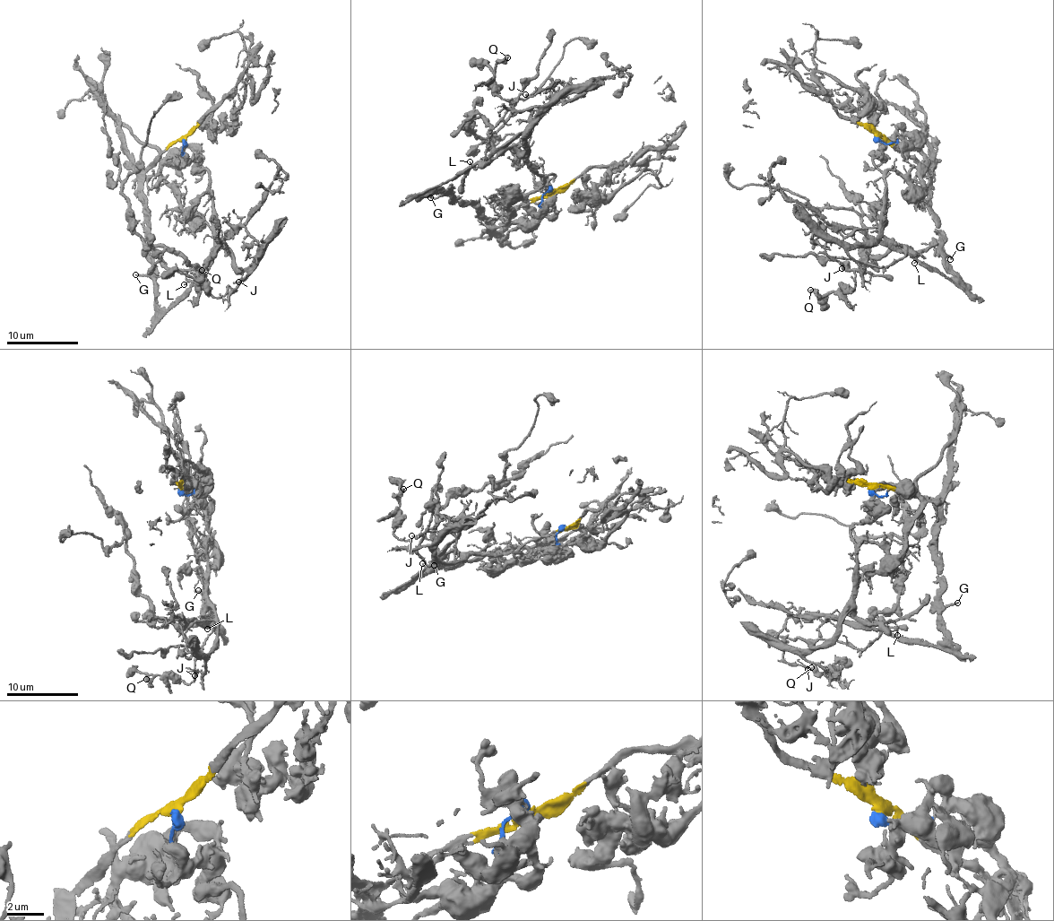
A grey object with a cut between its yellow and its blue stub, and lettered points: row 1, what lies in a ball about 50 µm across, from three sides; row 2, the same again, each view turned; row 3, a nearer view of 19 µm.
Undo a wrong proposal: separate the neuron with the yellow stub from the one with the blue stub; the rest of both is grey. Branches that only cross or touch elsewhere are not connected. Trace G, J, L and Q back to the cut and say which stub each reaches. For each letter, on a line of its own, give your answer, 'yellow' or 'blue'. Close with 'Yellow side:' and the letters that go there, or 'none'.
G: yellow
J: blue
L: blue
Q: blue
Yellow side: G

